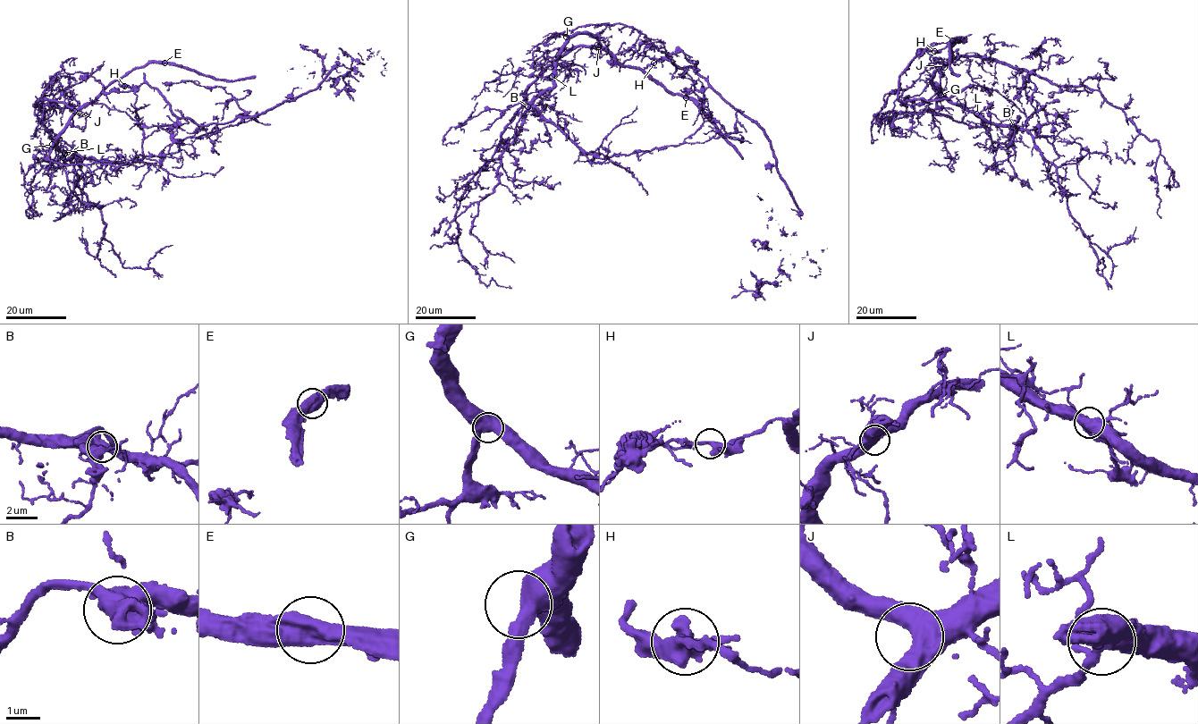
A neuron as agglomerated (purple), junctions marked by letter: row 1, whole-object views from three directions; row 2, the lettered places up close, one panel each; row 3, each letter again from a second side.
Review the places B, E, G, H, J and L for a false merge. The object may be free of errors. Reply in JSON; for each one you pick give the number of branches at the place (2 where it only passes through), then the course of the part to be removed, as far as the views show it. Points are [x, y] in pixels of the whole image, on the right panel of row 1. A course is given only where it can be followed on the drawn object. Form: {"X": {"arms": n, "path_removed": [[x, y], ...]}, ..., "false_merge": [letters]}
{"false_merge": []}

